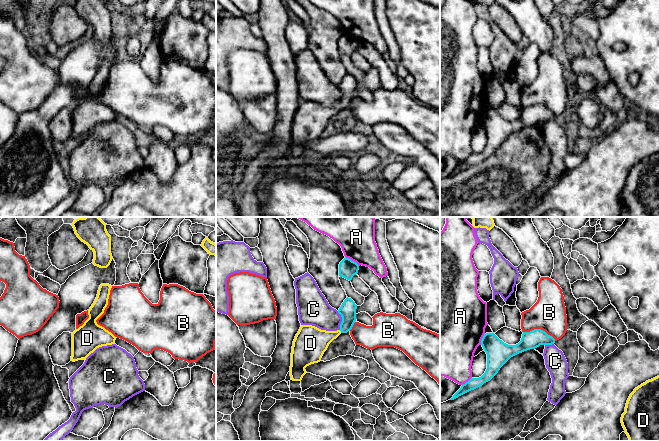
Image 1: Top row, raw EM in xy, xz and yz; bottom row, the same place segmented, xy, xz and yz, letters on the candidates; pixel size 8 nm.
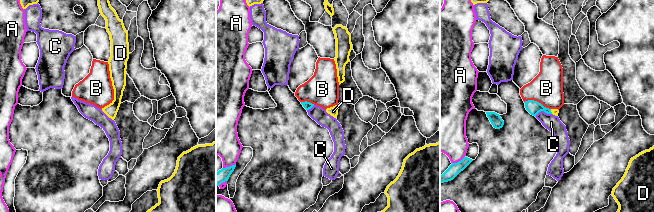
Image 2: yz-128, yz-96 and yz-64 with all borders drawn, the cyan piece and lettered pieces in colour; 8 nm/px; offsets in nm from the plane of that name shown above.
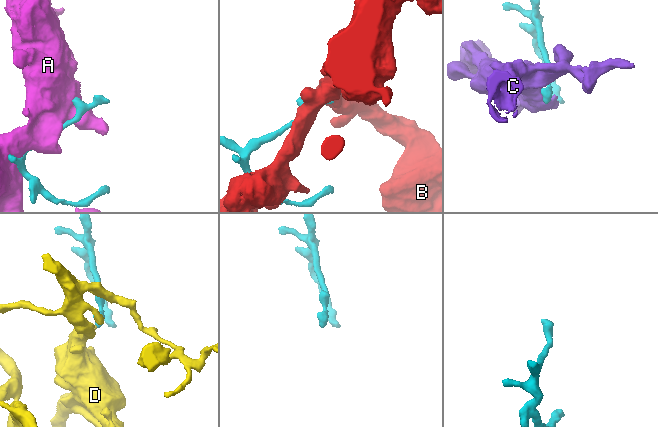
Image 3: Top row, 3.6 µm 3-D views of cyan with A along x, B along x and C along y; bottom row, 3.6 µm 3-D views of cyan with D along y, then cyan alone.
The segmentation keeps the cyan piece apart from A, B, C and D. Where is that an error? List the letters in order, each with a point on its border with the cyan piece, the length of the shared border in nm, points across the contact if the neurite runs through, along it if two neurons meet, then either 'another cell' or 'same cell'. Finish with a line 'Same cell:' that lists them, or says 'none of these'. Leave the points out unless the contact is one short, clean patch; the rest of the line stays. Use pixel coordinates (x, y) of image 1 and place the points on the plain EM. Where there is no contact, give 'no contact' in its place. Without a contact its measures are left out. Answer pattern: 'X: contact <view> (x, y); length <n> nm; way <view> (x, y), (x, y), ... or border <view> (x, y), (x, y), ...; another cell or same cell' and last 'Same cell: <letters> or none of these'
A: contact xz (351, 36); length 140 nm; another cell
B: contact yz (539, 105); length 280 nm; another cell
C: contact xz (342, 96); length 150 nm; border xz (337, 87), (341, 93), (340, 105); another cell
D: contact xz (340, 106); length 30 nm; way xz (348, 84), (348, 97), (340, 106), (335, 110), (312, 118); same cell
Same cell: D

